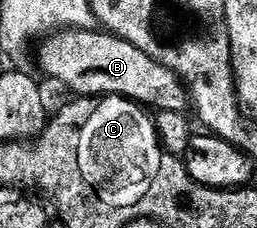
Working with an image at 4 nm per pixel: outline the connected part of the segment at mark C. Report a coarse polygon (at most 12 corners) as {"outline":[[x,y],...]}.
{"outline":[[104,96],[79,169],[104,208],[151,193],[164,151],[132,99]]}

